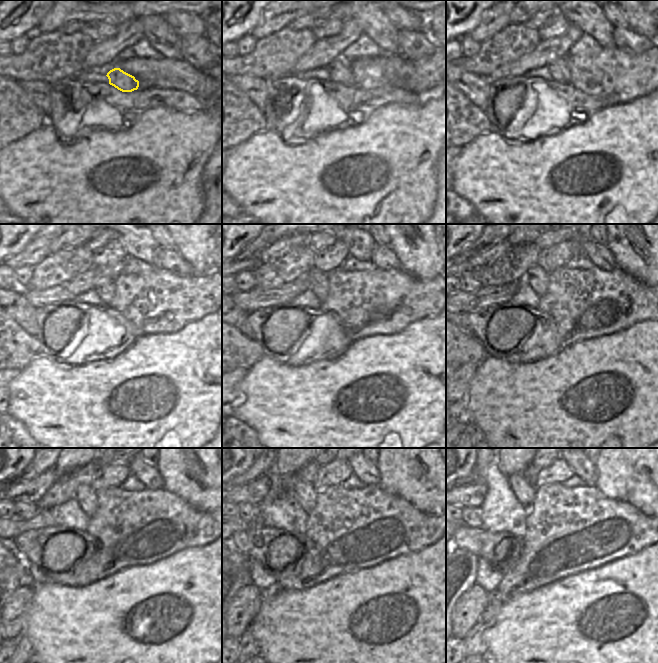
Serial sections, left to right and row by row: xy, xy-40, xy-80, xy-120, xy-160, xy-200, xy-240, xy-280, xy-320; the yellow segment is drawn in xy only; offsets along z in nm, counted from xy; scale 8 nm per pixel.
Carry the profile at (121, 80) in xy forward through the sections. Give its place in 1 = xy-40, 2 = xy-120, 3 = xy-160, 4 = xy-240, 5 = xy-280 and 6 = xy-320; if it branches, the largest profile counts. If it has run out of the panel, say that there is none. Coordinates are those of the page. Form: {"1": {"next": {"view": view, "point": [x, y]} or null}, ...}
{"1": {"next": {"view": "xy-40", "point": [339, 71]}}, "2": {"next": {"view": "xy-120", "point": [106, 292]}}, "3": {"next": {"view": "xy-160", "point": [318, 284]}}, "4": {"next": {"view": "xy-240", "point": [86, 498]}}, "5": {"next": {"view": "xy-280", "point": [305, 494]}}, "6": {"next": {"view": "xy-320", "point": [524, 490]}}}

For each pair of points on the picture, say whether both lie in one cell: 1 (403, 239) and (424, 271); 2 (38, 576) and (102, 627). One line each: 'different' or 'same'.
1: same
2: different

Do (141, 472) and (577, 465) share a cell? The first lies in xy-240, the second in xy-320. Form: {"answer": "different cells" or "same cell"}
{"answer": "same cell"}

